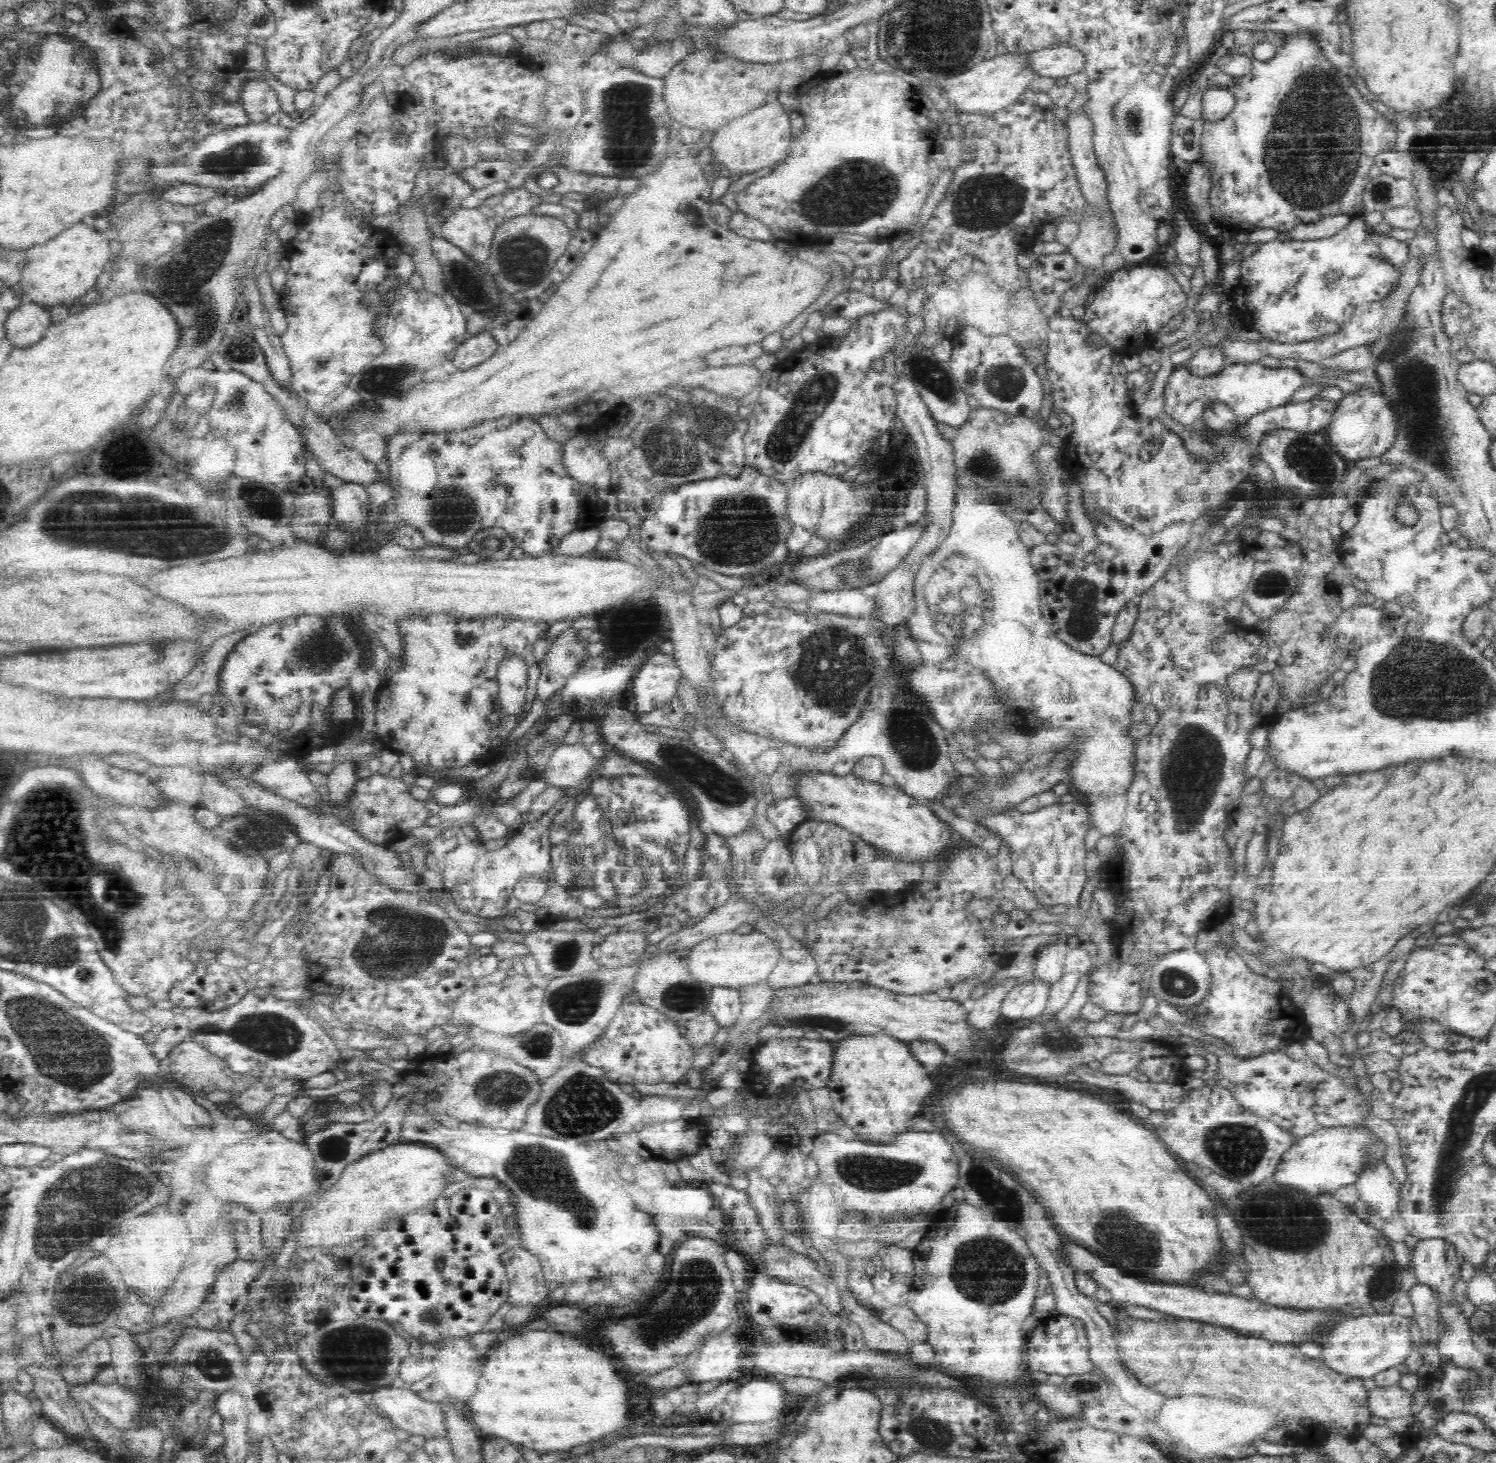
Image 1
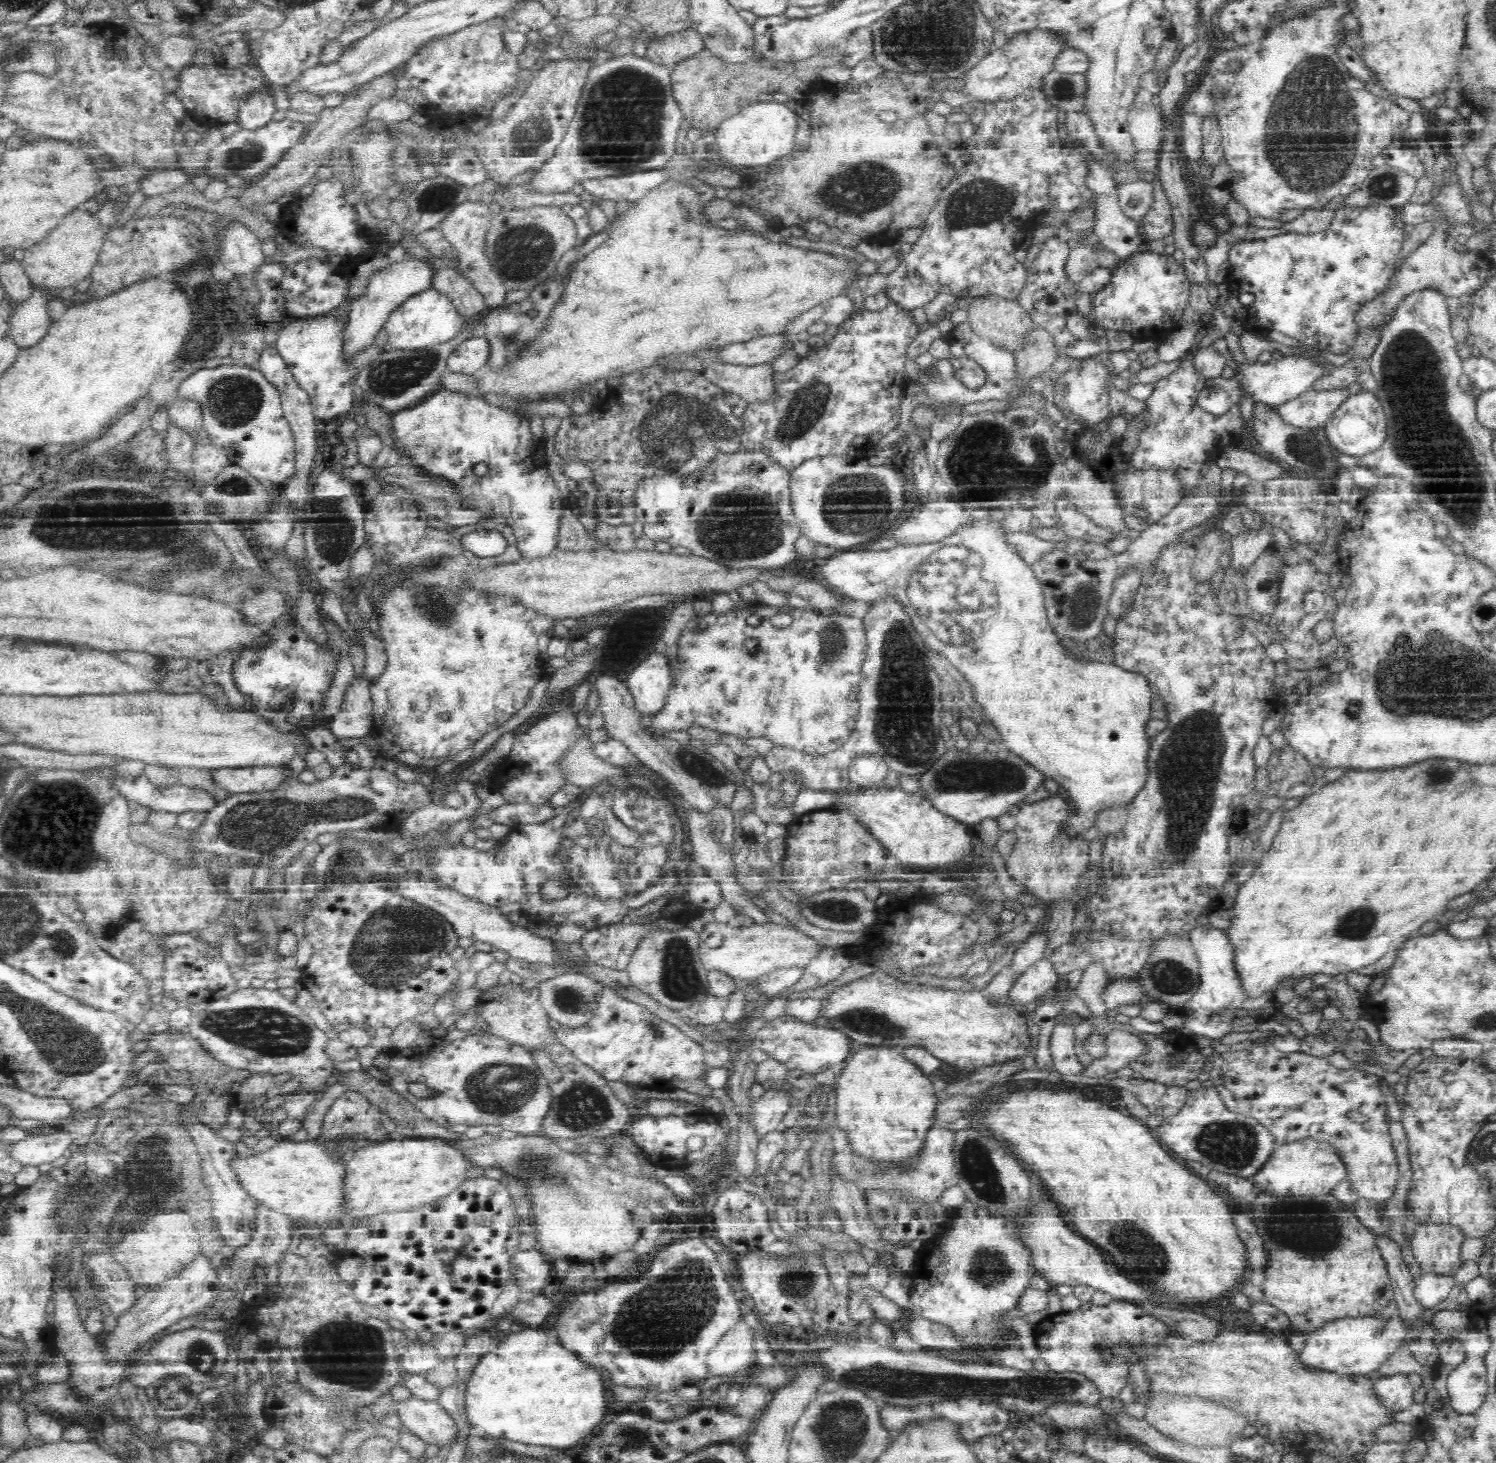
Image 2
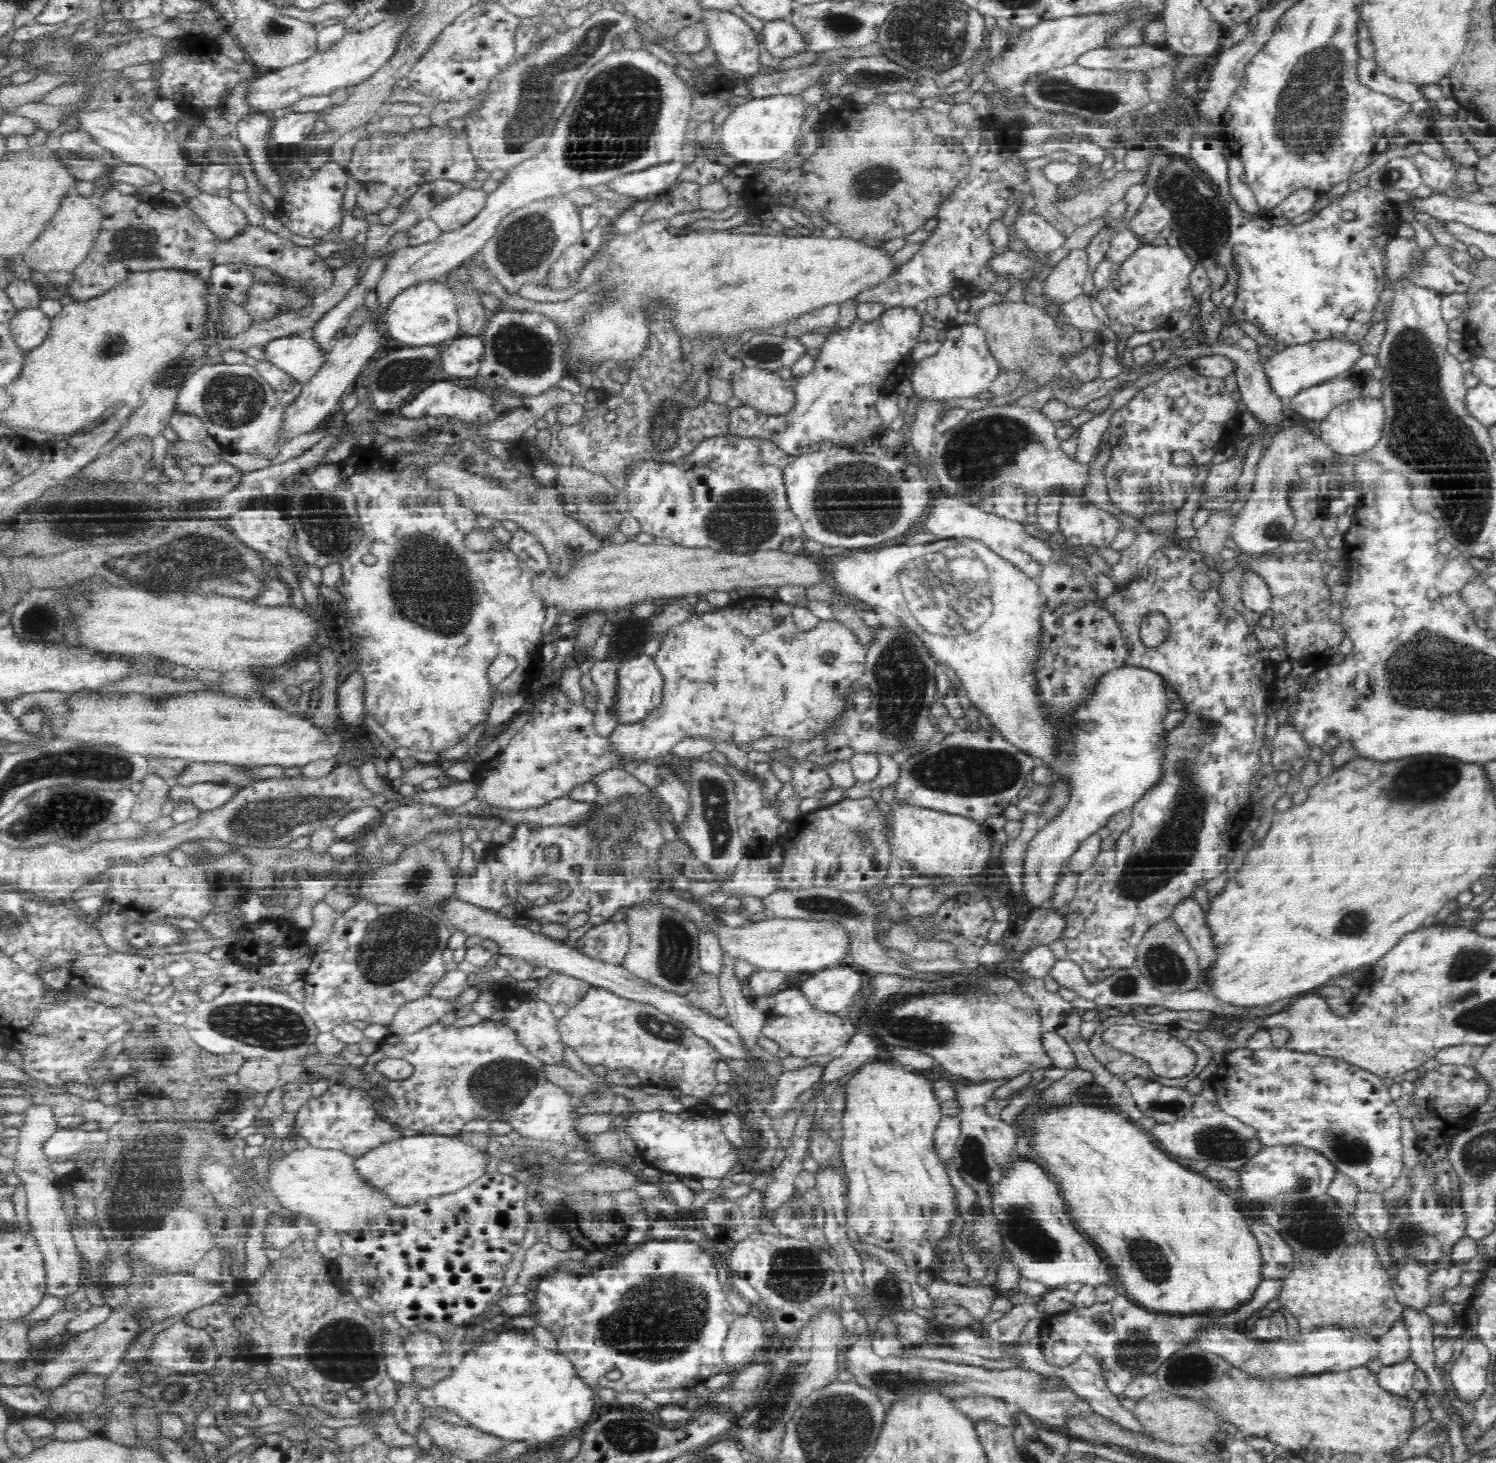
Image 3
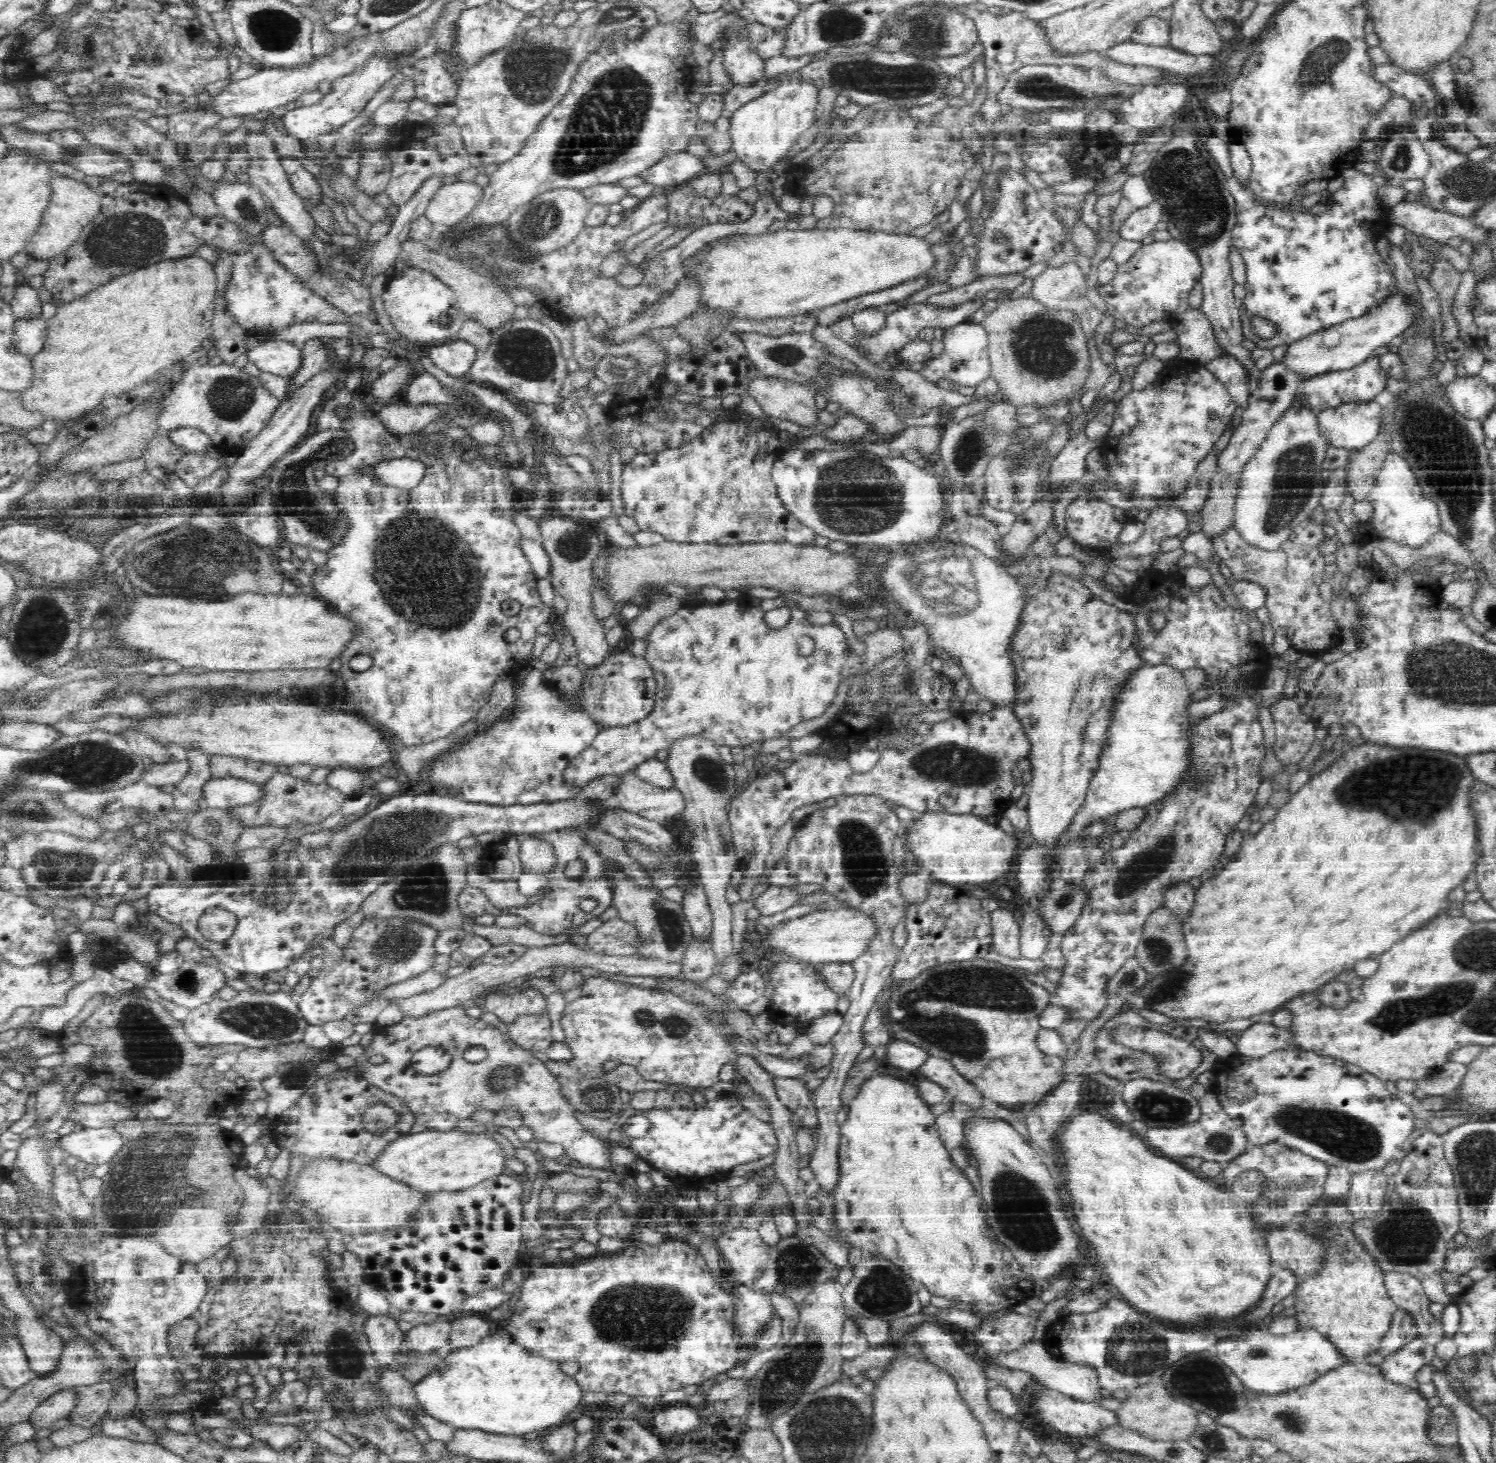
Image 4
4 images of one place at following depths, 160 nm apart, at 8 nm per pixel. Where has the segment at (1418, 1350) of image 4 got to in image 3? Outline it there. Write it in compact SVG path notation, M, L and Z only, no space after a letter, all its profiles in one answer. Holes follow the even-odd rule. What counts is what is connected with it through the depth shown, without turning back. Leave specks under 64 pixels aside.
M1411 1359L1405 1360L1403 1363L1392 1366L1382 1367L1376 1375L1378 1386L1389 1392L1390 1394L1406 1399L1406 1394L1412 1388L1414 1382L1414 1372L1417 1368Z

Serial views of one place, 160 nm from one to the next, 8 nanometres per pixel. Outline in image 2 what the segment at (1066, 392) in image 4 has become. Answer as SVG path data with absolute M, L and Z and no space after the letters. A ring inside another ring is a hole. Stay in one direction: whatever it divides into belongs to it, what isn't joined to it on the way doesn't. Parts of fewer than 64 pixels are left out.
M996 294L976 296L963 304L968 312L967 323L976 334L1012 351L1034 323L1018 301Z

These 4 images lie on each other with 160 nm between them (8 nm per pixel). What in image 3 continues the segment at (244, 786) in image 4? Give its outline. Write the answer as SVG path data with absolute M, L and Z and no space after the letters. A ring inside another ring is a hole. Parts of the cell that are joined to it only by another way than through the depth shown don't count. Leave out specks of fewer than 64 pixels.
M172 783L167 800L173 806L186 803L198 809L201 813L218 808L228 802L228 798L236 792L236 787L228 787L214 783L198 783L184 786L183 784Z

